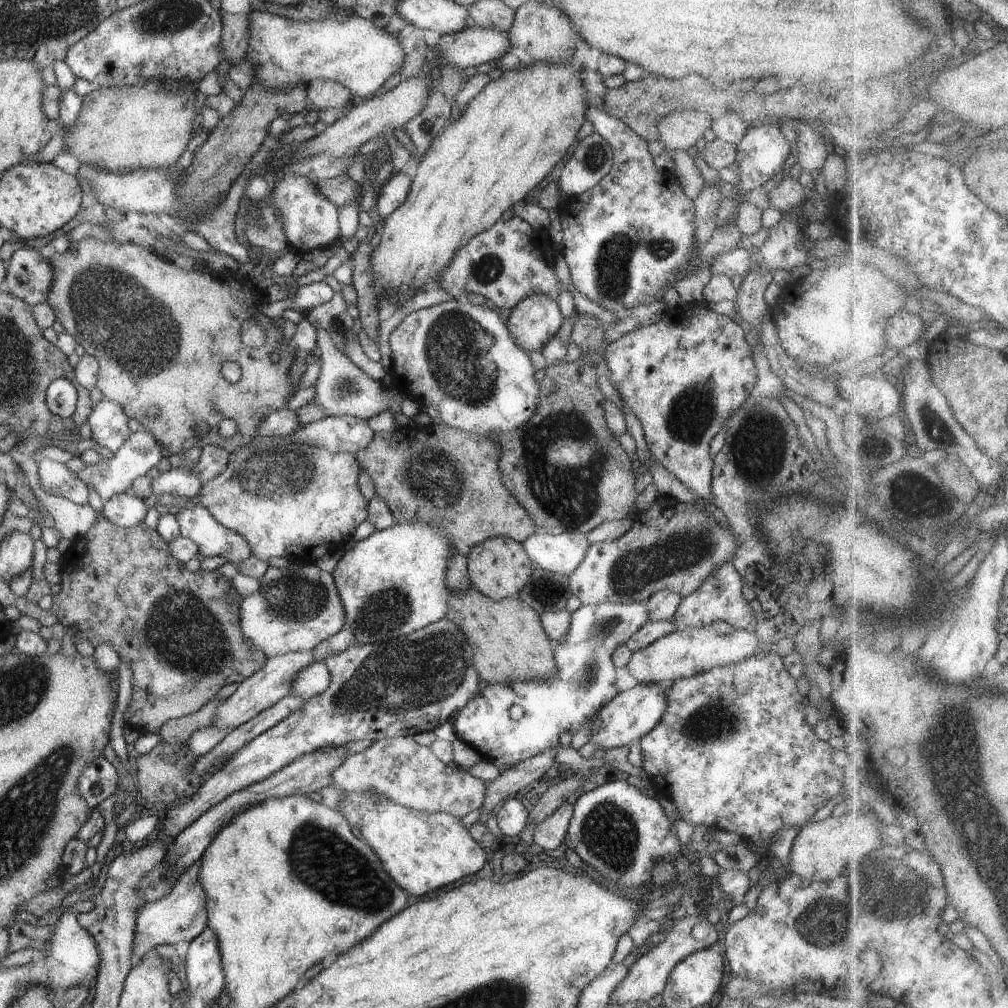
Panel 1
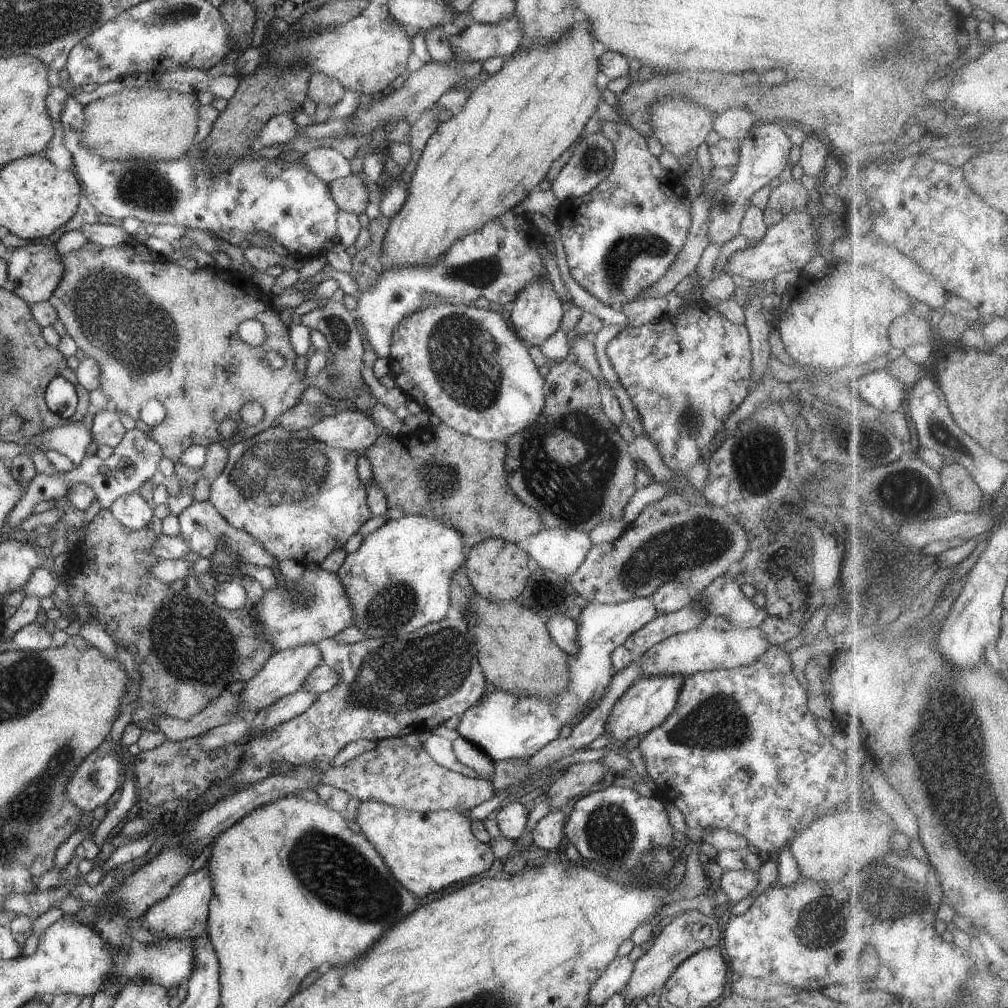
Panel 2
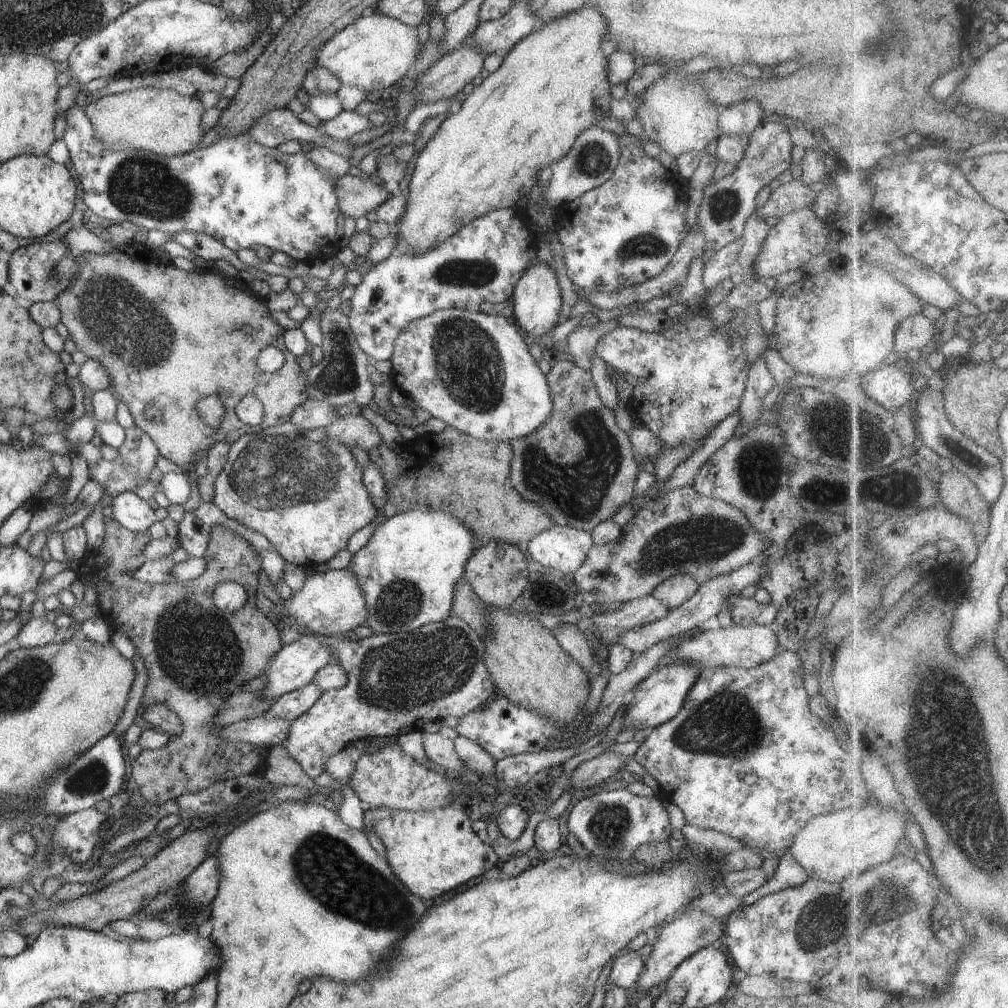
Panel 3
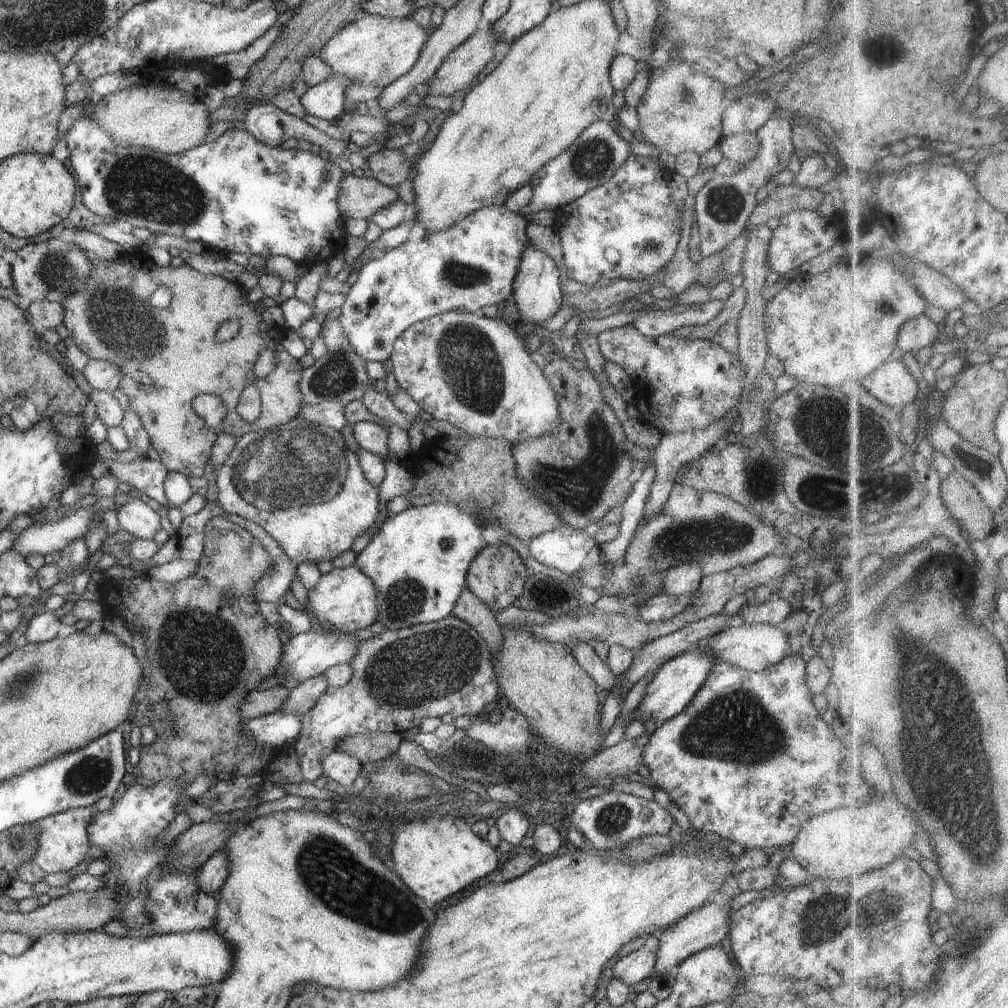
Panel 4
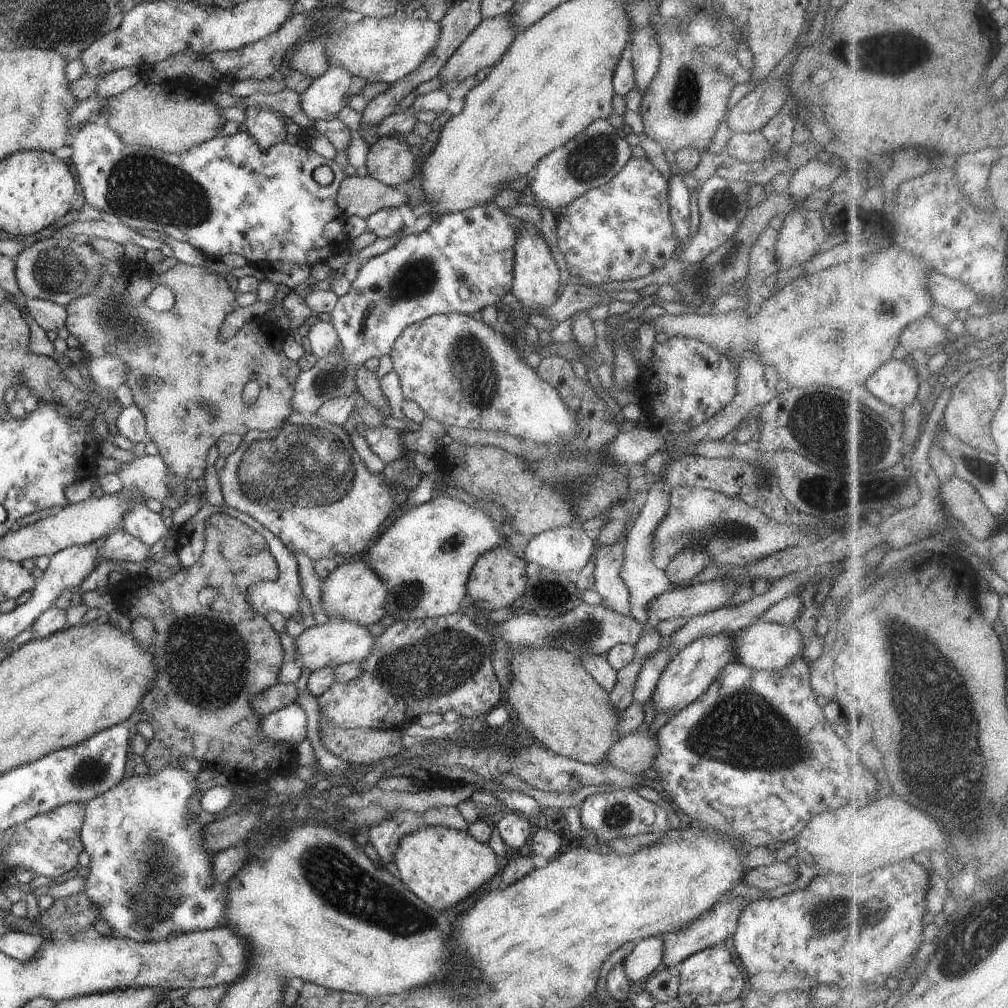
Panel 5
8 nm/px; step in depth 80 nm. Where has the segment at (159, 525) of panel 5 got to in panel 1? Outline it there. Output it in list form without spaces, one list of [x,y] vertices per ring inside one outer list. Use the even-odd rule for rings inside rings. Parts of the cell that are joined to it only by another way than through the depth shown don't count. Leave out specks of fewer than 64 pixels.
[[[122,493],[104,502],[100,514],[117,527],[133,527],[144,520],[147,511],[143,499]]]

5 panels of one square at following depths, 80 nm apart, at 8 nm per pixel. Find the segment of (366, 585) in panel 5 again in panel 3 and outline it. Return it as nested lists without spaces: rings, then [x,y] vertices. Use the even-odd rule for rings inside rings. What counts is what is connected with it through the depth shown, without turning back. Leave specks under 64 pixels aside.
[[[349,568],[315,571],[306,576],[302,588],[292,591],[281,606],[273,604],[273,623],[281,634],[281,643],[289,645],[303,635],[335,637],[362,626],[366,620],[365,594]]]

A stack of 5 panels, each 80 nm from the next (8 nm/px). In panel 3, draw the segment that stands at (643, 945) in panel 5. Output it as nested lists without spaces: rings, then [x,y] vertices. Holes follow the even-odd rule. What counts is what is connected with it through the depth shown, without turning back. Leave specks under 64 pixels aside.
[[[636,951],[617,957],[608,975],[605,992],[612,987],[622,987],[630,991],[644,968],[644,961],[645,958]]]

